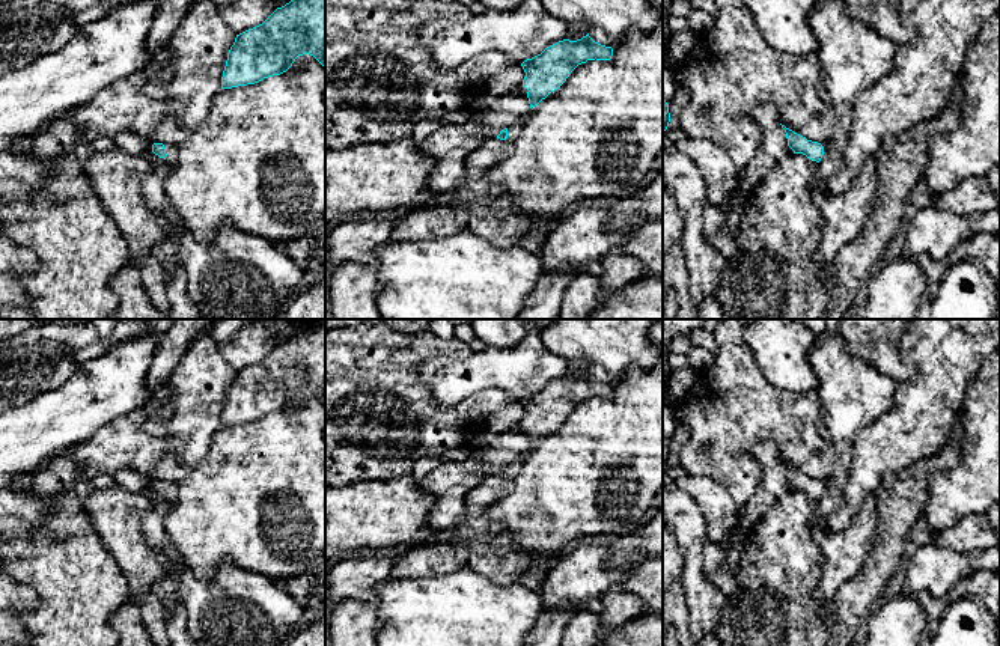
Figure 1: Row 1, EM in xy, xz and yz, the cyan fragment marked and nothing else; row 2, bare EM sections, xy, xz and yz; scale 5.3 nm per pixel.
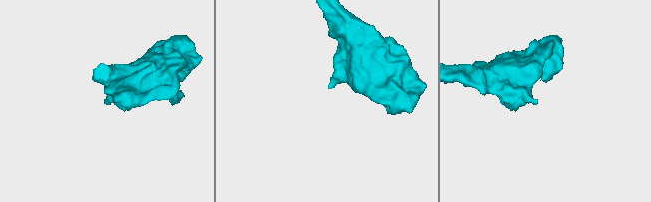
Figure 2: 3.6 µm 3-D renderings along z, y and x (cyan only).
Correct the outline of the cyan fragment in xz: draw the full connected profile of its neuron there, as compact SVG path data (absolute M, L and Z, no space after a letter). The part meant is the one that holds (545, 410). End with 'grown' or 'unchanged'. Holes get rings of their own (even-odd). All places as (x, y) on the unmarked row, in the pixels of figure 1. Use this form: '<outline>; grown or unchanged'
M589 370L577 378L563 376L521 401L530 446L557 428L569 411L587 398L610 398L613 385L595 379Z; unchanged

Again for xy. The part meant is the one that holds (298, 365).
M325 321L301 328L262 361L236 372L221 426L280 413L303 392L313 393L325 407Z; unchanged

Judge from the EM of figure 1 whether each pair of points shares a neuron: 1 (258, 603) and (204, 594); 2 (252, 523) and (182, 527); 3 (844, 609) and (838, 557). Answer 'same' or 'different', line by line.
1: same
2: same
3: different

